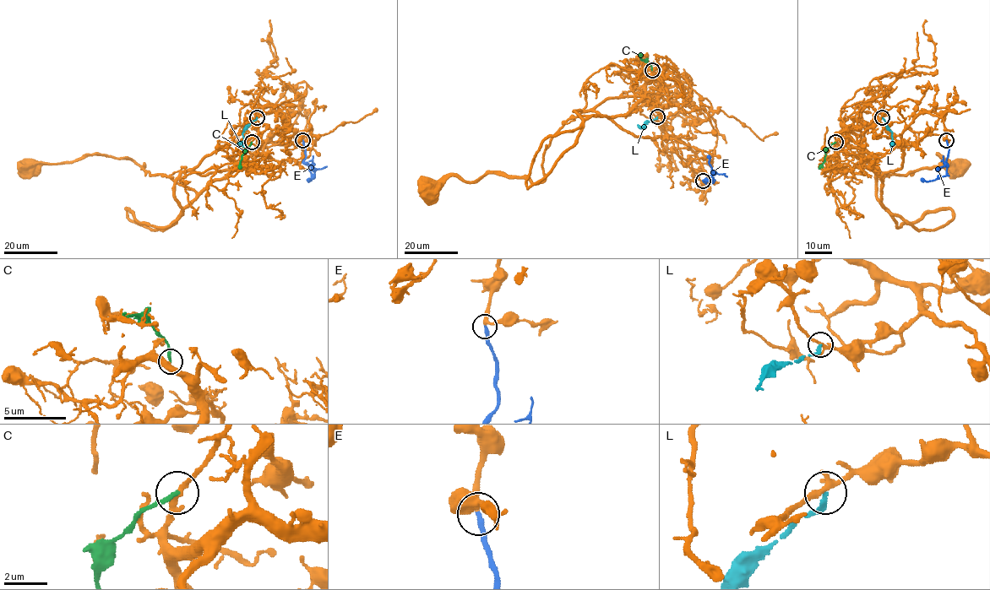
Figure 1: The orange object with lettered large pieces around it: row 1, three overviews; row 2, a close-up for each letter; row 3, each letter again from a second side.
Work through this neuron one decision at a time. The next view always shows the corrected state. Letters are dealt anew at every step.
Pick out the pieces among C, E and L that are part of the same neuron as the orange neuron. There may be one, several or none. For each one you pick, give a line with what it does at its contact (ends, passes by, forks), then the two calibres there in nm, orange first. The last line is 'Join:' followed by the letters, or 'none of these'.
E: it ends there; 240 nm thick on the orange side, 240 nm on the other
Join: E

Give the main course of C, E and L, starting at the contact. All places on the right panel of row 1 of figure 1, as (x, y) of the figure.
C: (835, 143), (827, 148), (824, 161), (818, 168)
E: (946, 140), (946, 175), (932, 181), (923, 181), (921, 178)
L: (882, 117), (891, 132), (890, 143)

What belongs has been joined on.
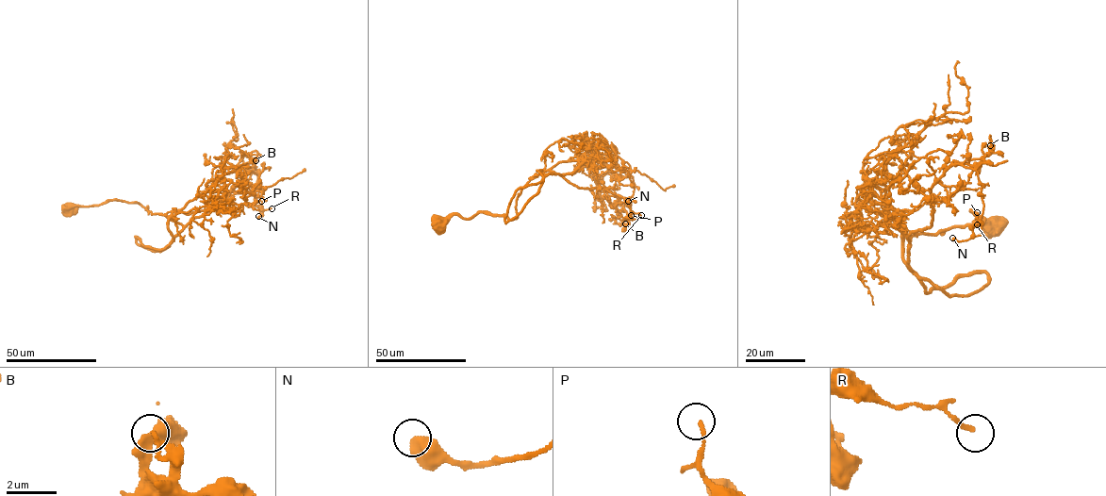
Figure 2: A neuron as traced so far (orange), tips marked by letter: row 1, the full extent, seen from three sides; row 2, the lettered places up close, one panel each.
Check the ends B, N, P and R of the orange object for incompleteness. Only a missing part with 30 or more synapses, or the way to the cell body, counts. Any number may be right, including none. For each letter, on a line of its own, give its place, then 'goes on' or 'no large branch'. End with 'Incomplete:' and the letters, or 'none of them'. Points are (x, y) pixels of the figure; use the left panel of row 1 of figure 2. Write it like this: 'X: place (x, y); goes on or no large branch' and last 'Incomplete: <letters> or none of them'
B: place (255, 160); goes on
N: place (258, 216); no large branch
P: place (261, 201); no large branch
R: place (272, 208); no large branch
Incomplete: B

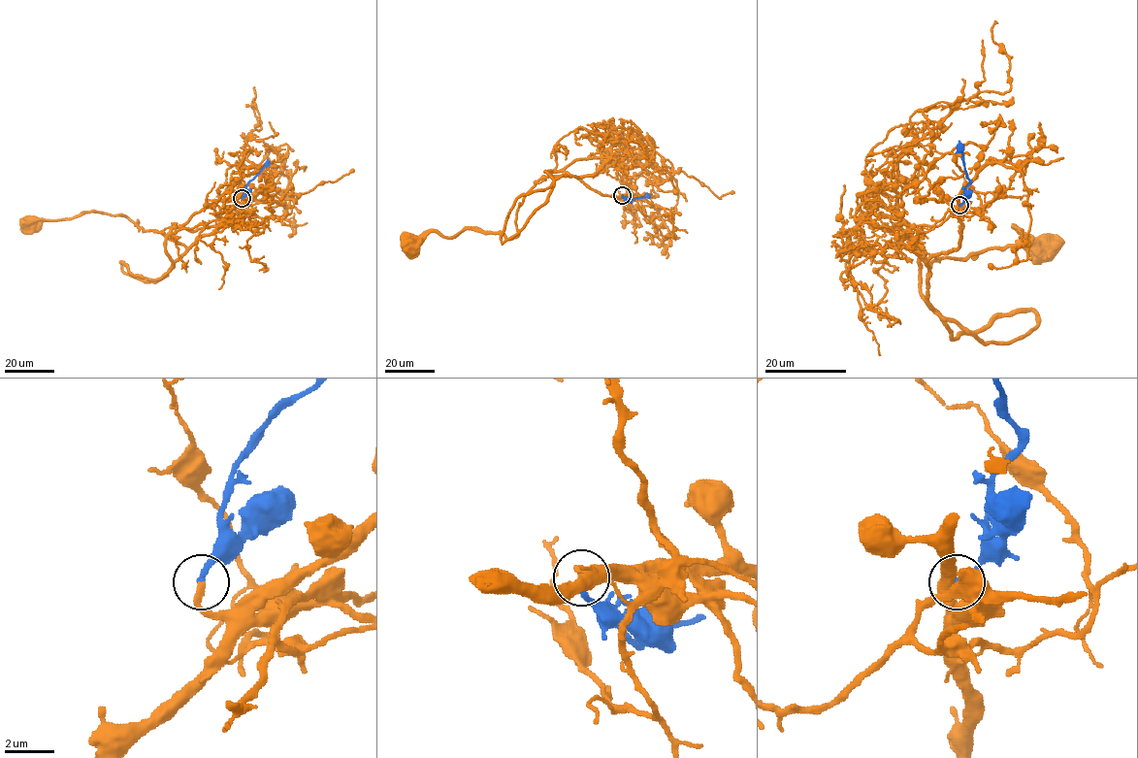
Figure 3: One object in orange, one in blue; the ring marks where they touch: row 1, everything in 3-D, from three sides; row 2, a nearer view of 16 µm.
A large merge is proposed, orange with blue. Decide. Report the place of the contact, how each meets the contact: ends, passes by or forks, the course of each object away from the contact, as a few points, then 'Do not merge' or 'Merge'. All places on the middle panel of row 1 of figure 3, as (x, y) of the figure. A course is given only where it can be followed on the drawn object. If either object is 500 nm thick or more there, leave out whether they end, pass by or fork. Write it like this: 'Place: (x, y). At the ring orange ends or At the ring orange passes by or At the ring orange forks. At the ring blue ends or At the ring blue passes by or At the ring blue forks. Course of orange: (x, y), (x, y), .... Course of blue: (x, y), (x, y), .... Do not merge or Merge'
Place: (622, 195). At the ring orange ends. At the ring blue ends. Course of orange: (622, 195), (624, 167), (608, 159), (594, 174), (542, 178), (511, 238), (429, 231), (409, 246). Course of blue: (622, 195), (627, 202), (647, 195). Merge

